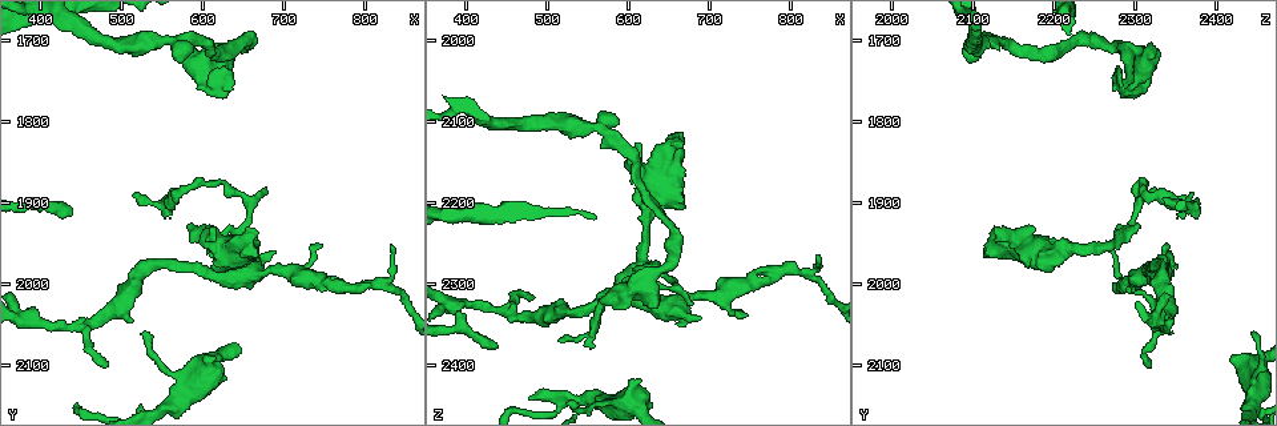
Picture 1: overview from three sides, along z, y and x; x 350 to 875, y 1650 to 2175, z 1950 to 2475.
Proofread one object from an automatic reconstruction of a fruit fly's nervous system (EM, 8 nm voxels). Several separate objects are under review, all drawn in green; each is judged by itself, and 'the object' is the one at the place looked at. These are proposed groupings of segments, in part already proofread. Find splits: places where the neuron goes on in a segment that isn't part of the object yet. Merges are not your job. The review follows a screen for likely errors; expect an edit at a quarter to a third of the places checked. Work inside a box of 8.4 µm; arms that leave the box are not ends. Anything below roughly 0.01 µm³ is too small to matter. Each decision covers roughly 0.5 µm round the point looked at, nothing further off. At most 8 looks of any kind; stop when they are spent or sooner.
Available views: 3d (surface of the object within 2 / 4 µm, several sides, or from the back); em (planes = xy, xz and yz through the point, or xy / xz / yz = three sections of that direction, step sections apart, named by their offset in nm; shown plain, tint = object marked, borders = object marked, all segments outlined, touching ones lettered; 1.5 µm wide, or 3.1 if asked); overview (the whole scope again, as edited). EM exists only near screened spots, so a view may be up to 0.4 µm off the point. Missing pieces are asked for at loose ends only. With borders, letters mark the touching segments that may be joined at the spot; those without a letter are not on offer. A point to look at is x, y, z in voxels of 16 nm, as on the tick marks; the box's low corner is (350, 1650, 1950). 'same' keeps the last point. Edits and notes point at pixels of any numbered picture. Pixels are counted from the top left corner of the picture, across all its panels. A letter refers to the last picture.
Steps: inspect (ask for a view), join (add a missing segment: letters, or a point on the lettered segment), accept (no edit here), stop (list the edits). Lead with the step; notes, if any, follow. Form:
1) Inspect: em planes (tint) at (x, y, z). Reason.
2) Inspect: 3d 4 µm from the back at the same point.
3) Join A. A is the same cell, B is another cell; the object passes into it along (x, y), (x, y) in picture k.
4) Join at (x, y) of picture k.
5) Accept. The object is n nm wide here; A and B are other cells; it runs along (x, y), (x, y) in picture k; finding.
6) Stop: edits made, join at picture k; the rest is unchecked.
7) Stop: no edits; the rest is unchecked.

Inspect: em planes (borders) at (660, 1960, 2110). Stops while still wide.

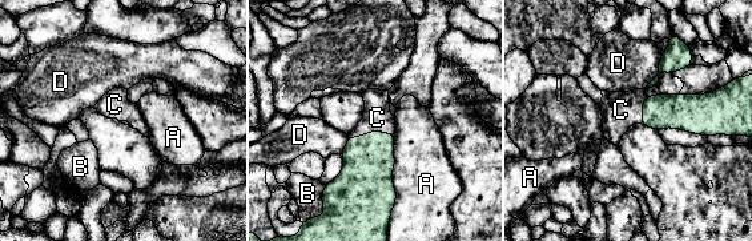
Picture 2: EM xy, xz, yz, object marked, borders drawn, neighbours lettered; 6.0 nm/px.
Join C. C is the same cell, A, B and D are other cells; the object passes into it along (369, 160), (370, 132), (377, 117) in picture 2; the neuron continues.

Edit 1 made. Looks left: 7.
Inspect: em planes (borders) at (745, 1950, 2335). An open end.

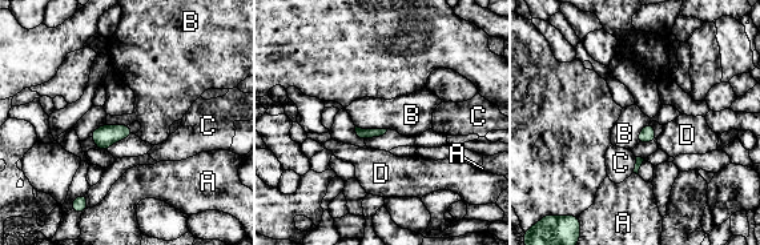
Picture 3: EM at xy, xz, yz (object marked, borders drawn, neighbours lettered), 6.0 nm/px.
Accept. The longest contact is with B, 190 nm; A, B, C and D are other cells; a border runs along (356, 125), (386, 129) in picture 3; no lettered segment goes on from it.

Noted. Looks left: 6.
Stop: edits made, join at picture 2; the rest is unchecked.

